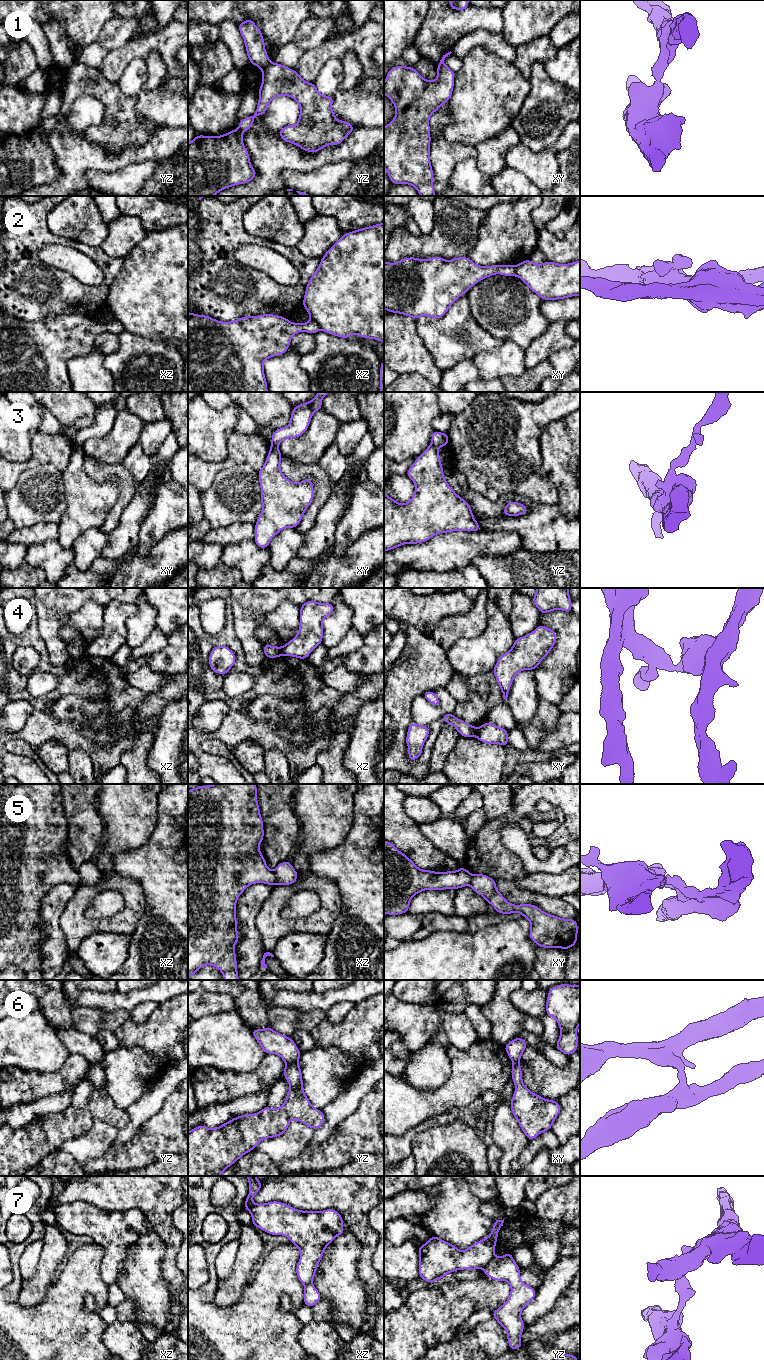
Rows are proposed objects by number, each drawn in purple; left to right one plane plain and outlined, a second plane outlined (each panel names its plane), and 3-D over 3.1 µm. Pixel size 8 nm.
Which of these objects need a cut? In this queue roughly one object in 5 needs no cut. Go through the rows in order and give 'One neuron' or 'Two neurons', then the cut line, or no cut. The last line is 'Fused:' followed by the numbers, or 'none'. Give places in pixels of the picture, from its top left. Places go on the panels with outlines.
1: Two neurons. Split along yz (270, 62), (262, 69)
2: Two neurons. Split along xz (310, 318), (320, 329)
3: Two neurons. Split along xy (271, 443), (277, 446)
4: Two neurons. Split along xy (478, 728), (475, 736)
5: Two neurons. Split along xz (273, 871), (276, 883)
6: Two neurons. Split along yz (297, 1062), (286, 1065)
7: Two neurons. Split along yz (494, 1256), (484, 1268)
Fused: 1, 2, 3, 4, 5, 6, 7

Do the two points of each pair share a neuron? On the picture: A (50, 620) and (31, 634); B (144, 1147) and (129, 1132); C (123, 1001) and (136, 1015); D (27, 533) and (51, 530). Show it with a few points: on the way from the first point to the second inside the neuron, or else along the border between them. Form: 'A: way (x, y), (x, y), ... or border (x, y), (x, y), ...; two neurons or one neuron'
A: border (35, 606), (39, 635), (47, 651); two neurons
B: border (149, 1119), (129, 1140), (111, 1145); two neurons
C: border (153, 1001), (140, 1002), (129, 1011); two neurons
D: way (33, 533), (45, 531); one neuron

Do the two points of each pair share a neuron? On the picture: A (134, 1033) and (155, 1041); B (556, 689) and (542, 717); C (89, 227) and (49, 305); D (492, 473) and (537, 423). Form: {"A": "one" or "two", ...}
{"A": "one", "B": "two", "C": "two", "D": "one"}

